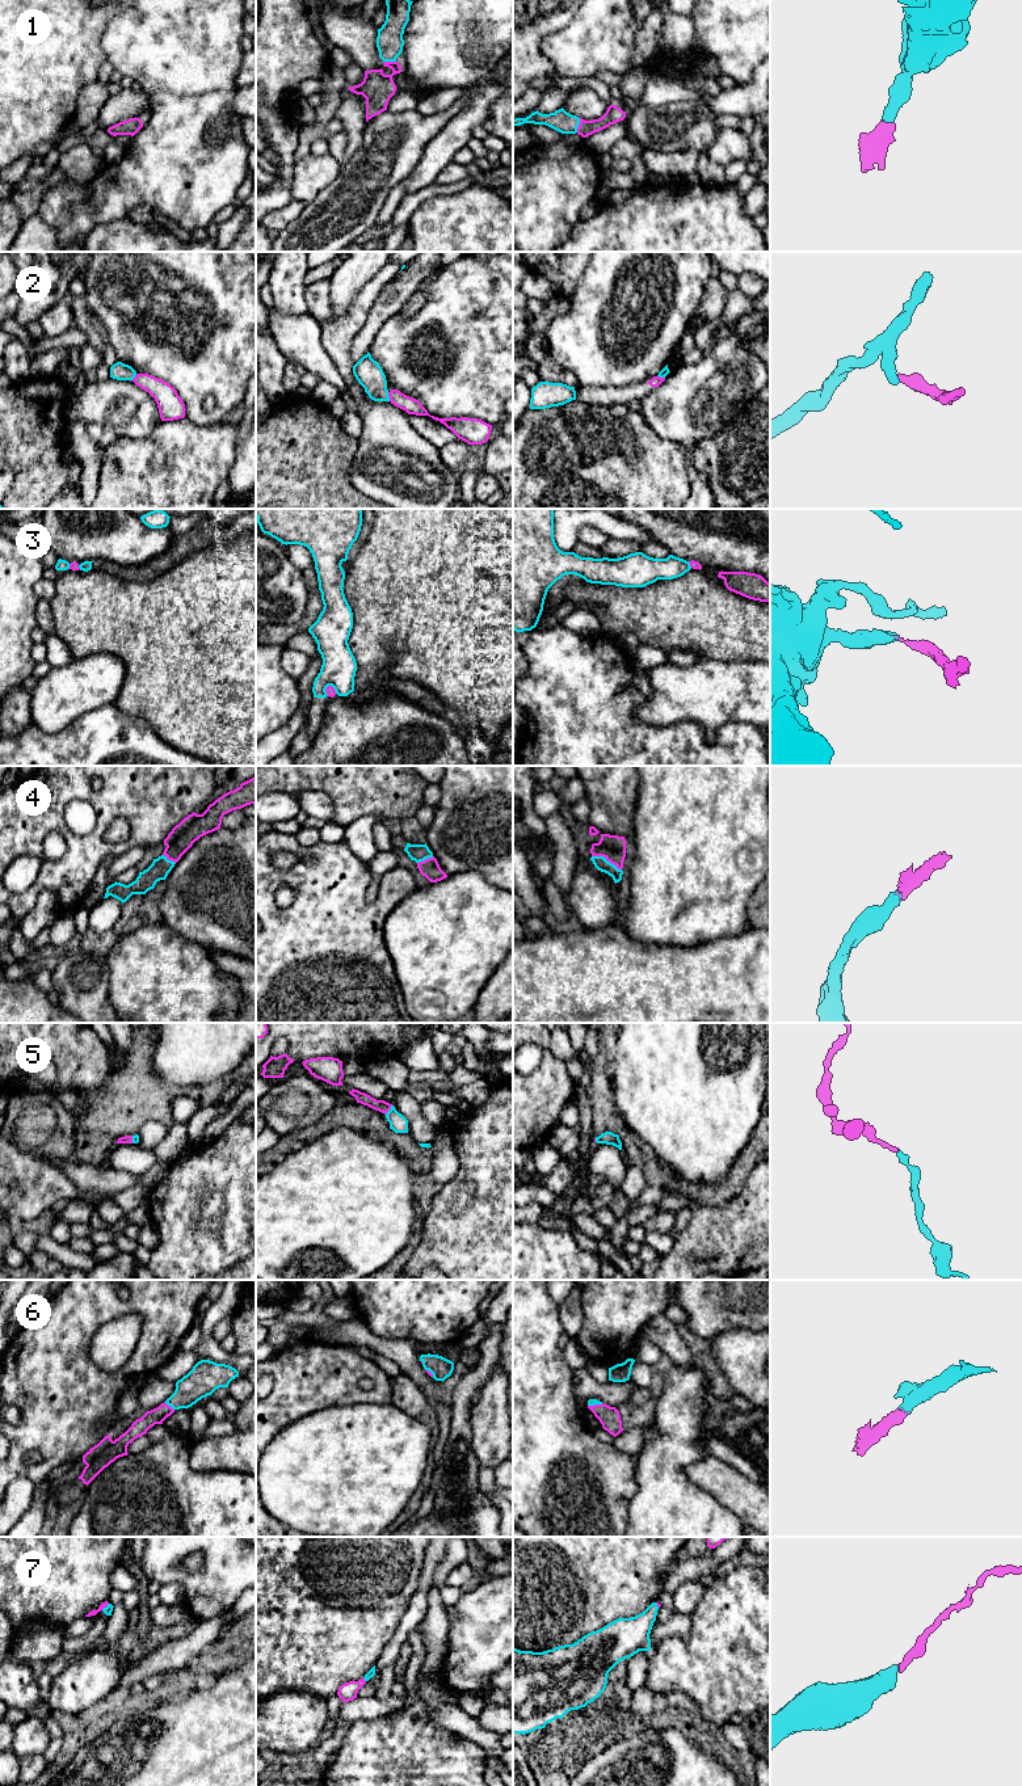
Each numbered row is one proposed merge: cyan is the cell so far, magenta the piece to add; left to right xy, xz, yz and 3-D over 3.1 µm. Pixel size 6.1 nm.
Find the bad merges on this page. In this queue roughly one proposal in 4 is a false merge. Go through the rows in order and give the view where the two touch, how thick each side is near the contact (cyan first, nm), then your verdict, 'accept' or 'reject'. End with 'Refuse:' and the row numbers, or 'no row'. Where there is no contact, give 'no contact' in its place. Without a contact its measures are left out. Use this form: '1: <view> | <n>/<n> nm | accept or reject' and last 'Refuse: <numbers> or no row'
1: yz | 130/100 nm | accept
2: xz | 160/100 nm | reject
3: xz | 220/50 nm | reject
4: yz | 80/160 nm | accept
5: xz | 110/70 nm | accept
6: xy | 190/100 nm | accept
7: xy | 50/40 nm | accept
Refuse: 2, 3

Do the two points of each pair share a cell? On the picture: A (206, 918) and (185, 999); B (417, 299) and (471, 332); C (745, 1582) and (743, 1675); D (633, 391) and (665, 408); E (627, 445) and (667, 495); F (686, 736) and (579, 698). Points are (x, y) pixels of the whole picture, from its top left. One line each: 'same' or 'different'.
A: different
B: different
C: same
D: different
E: same
F: same

